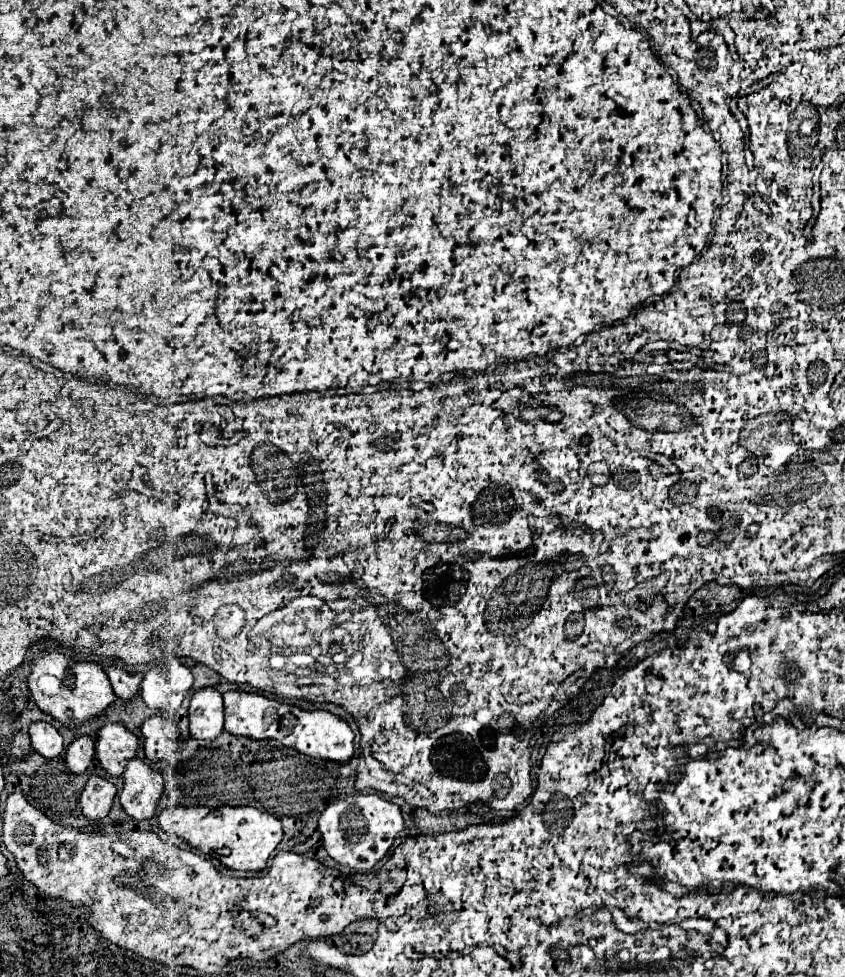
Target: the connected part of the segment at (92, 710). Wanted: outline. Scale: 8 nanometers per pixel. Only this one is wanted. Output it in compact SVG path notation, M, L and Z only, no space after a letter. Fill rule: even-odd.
M36 653L36 659L30 665L30 677L28 687L32 693L32 699L52 719L60 721L62 725L76 729L78 725L98 717L108 705L114 703L116 695L112 691L110 679L104 673L104 669L96 663L78 663L62 653Z

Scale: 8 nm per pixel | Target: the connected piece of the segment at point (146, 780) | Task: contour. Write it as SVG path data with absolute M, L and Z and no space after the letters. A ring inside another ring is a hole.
M134 757L122 777L124 789L120 793L120 803L126 815L134 821L152 819L162 795L162 775Z

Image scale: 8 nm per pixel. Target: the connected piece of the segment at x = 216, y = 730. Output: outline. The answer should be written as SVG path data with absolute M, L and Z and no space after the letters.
M200 689L190 699L188 719L190 719L190 735L194 739L202 741L214 741L222 733L224 717L222 717L224 705L222 695L212 689Z

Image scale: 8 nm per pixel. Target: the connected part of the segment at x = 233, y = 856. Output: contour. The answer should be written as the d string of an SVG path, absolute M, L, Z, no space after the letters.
M172 807L162 811L160 827L166 835L176 835L206 855L220 857L220 863L224 867L236 871L264 871L270 853L282 841L282 823L274 815L266 815L252 807Z

